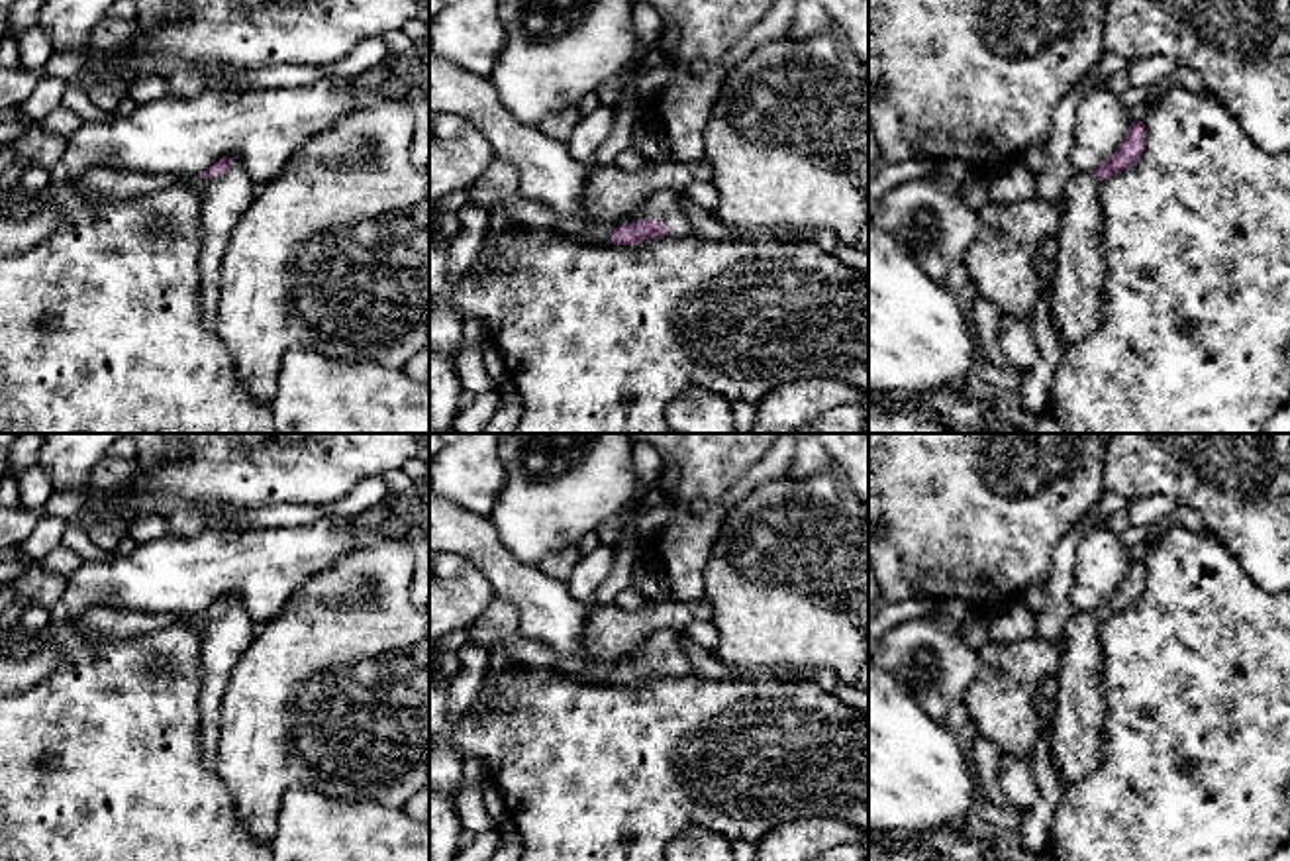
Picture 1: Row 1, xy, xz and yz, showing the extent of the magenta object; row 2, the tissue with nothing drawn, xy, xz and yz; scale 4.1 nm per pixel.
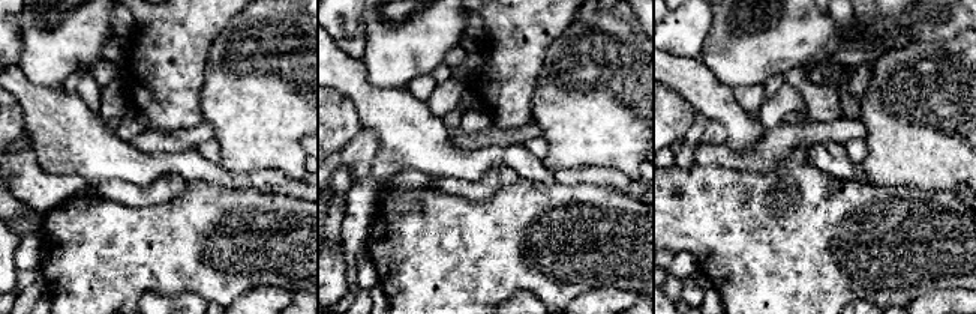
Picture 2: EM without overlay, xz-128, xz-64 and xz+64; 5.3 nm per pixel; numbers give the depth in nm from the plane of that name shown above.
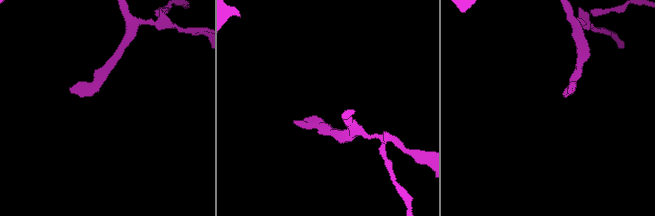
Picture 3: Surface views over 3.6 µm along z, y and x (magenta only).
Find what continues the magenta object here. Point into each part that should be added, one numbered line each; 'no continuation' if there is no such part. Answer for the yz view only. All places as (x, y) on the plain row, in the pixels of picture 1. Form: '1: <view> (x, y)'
1: yz (1079, 712)

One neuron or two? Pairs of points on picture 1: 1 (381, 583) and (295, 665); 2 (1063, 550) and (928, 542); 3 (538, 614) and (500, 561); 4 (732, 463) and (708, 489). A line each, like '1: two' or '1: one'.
1: one
2: two
3: one
4: one

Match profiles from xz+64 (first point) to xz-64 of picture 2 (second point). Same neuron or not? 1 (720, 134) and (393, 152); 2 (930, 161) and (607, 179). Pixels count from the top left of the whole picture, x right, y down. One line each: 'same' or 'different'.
1: different
2: different

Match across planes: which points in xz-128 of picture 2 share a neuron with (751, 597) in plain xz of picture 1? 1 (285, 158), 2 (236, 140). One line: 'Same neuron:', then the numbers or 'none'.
Same neuron: 1, 2

